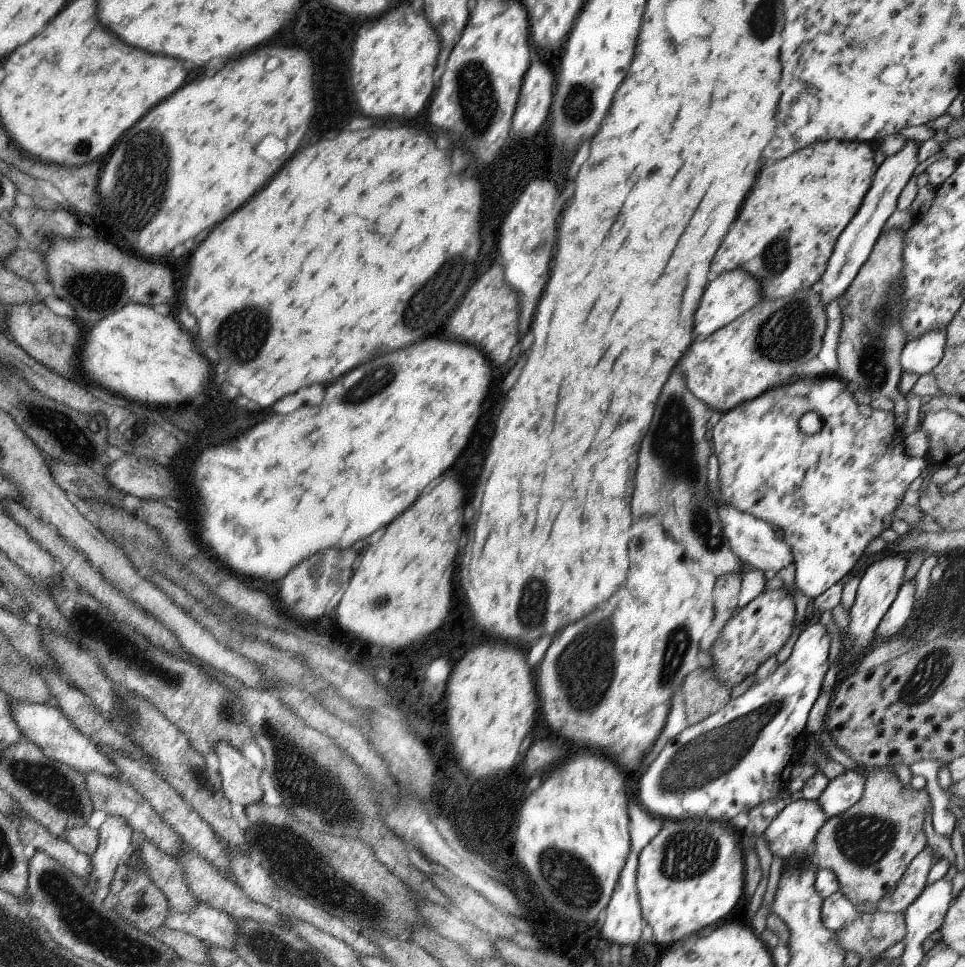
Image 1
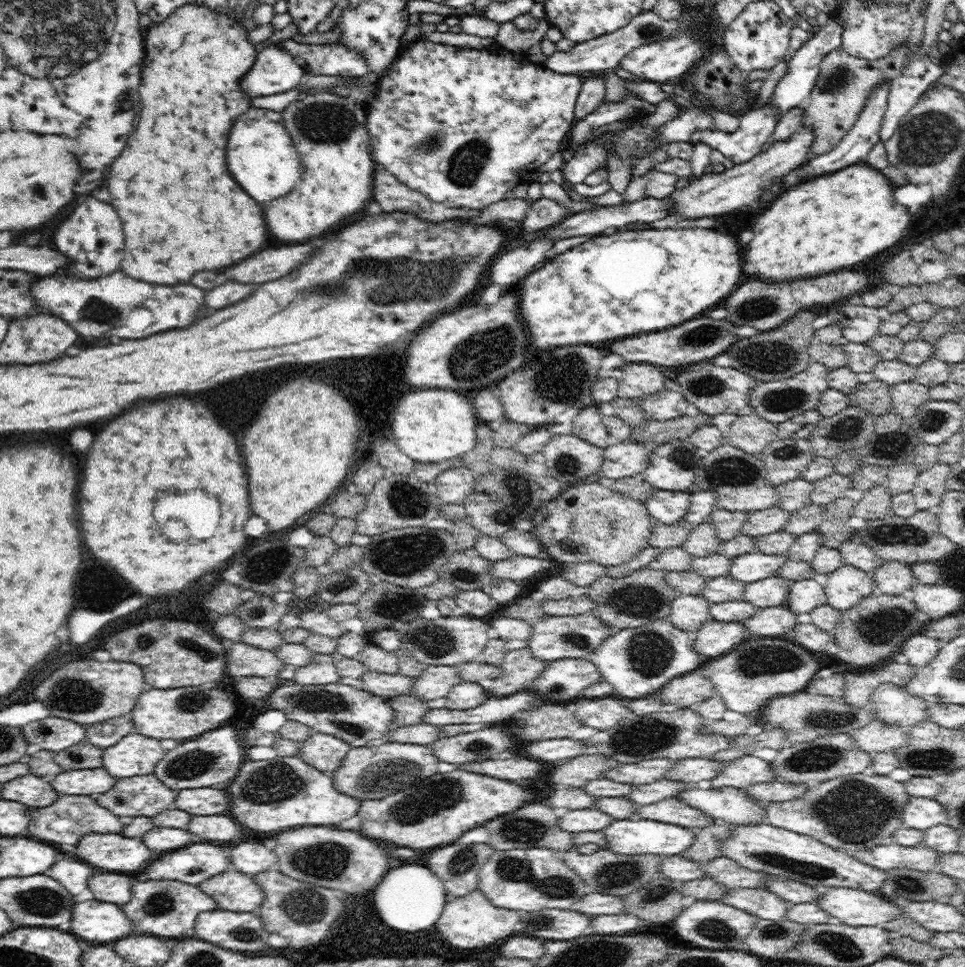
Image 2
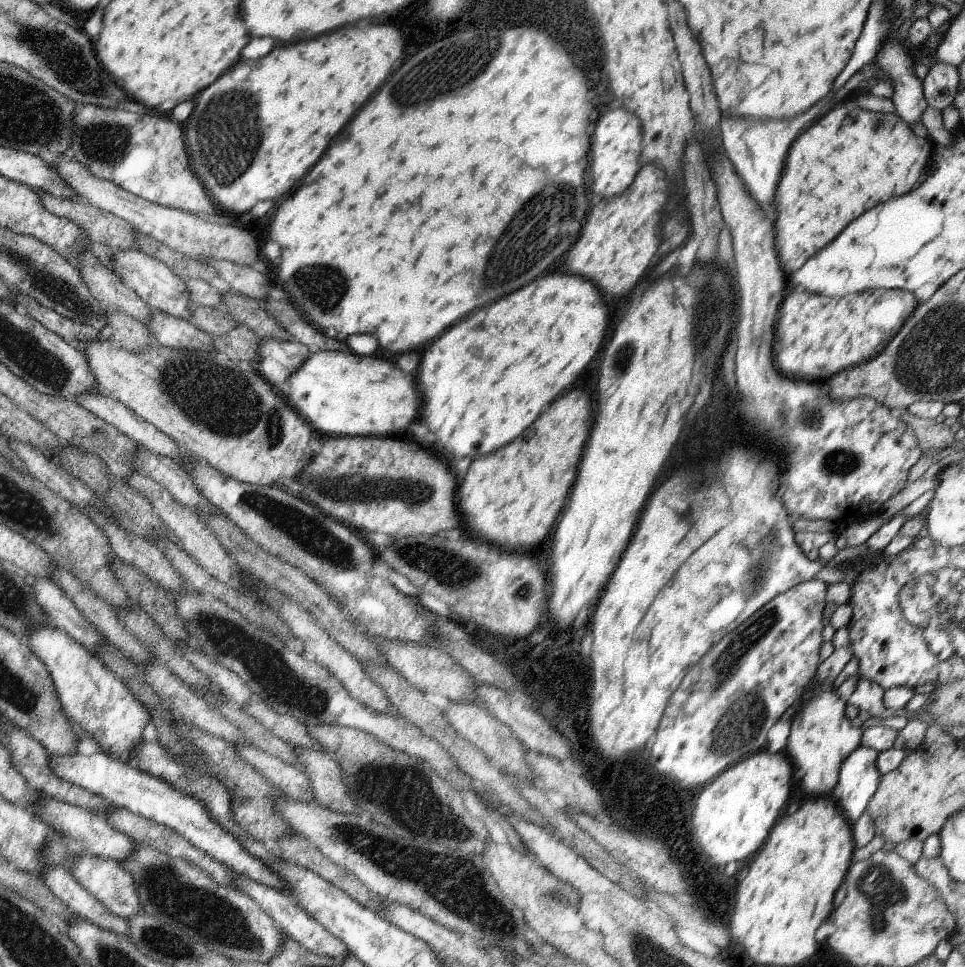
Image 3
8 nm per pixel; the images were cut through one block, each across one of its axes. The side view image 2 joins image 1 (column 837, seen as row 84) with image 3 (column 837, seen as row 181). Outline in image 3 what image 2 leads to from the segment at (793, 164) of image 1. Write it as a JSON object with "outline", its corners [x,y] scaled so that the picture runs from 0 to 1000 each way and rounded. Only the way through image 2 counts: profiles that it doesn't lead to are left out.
{"outline":[[[865,110],[818,151],[803,194],[802,259],[810,281],[822,281],[854,256],[884,225],[911,209],[943,199],[967,157],[964,144],[949,141],[926,117]]]}

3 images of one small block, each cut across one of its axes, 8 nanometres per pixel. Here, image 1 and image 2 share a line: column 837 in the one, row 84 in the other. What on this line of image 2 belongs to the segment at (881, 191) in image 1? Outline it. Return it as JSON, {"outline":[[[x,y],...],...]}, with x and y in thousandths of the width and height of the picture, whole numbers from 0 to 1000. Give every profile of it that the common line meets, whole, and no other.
{"outline":[[[284,46],[266,56],[255,79],[249,79],[244,86],[259,102],[272,101],[303,93],[314,77],[313,66],[307,66],[307,62]]]}

